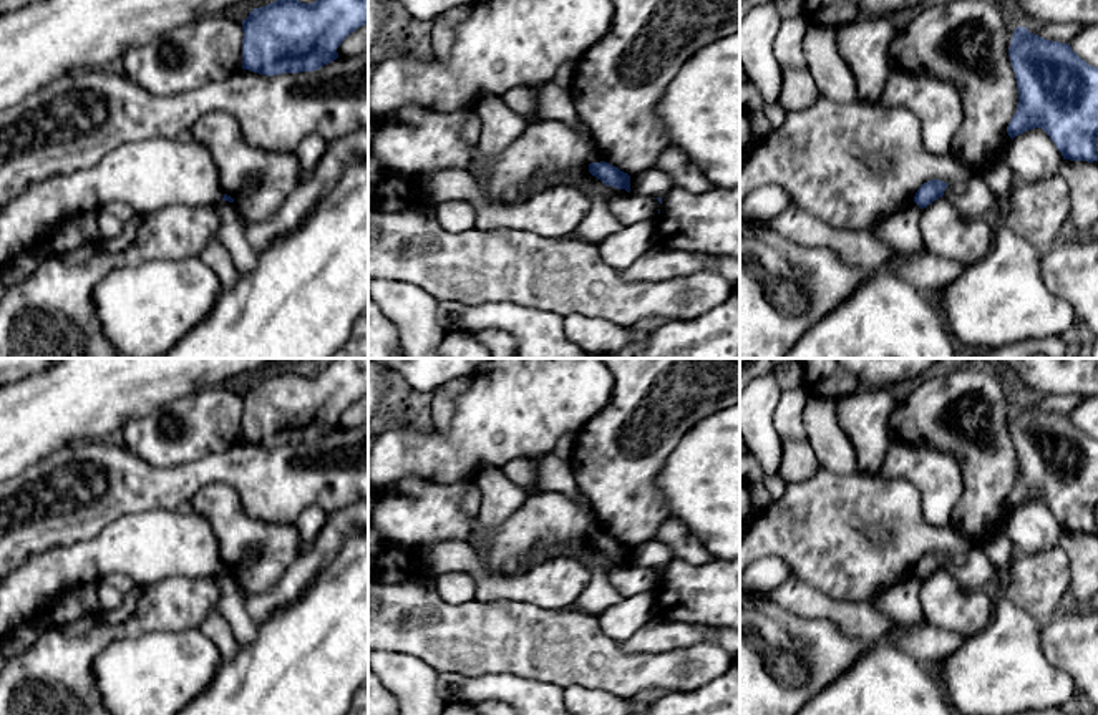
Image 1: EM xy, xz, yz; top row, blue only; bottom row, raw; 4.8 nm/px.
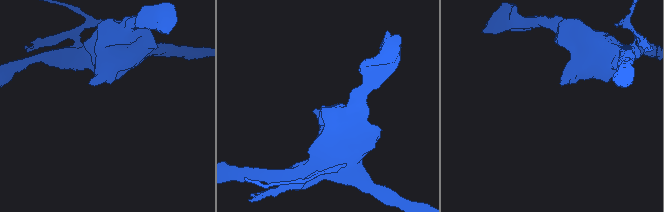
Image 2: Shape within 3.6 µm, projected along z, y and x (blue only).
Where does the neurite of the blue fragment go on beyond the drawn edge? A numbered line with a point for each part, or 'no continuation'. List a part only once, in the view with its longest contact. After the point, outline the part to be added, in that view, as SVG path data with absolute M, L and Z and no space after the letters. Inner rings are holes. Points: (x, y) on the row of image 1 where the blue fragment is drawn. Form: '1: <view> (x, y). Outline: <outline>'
no continuation

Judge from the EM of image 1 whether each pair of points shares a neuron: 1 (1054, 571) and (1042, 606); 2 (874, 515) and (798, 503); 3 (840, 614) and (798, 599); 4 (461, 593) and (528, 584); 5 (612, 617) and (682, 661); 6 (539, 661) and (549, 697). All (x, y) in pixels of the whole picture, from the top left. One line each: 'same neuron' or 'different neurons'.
1: same neuron
2: same neuron
3: same neuron
4: different neurons
5: different neurons
6: different neurons

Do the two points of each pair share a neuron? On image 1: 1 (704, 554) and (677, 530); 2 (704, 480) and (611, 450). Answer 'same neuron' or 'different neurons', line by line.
1: same neuron
2: different neurons

